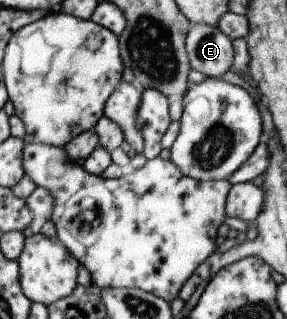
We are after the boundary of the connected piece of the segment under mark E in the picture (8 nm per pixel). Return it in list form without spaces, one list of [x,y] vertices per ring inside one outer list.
[[[191,24],[185,35],[185,50],[191,69],[216,78],[232,70],[231,39],[217,27]]]

